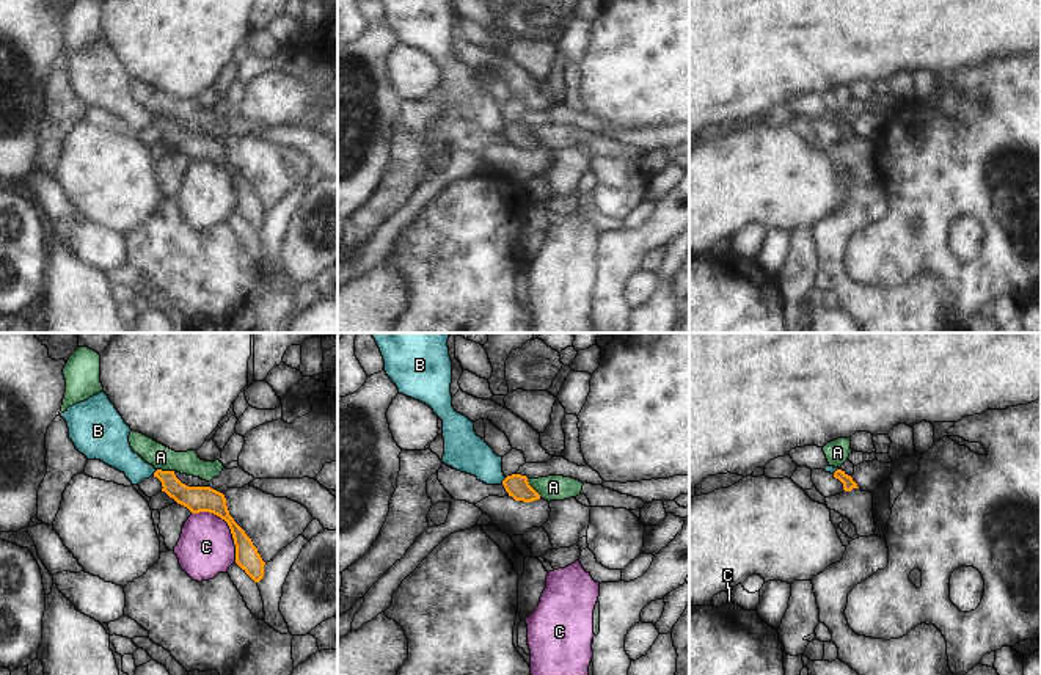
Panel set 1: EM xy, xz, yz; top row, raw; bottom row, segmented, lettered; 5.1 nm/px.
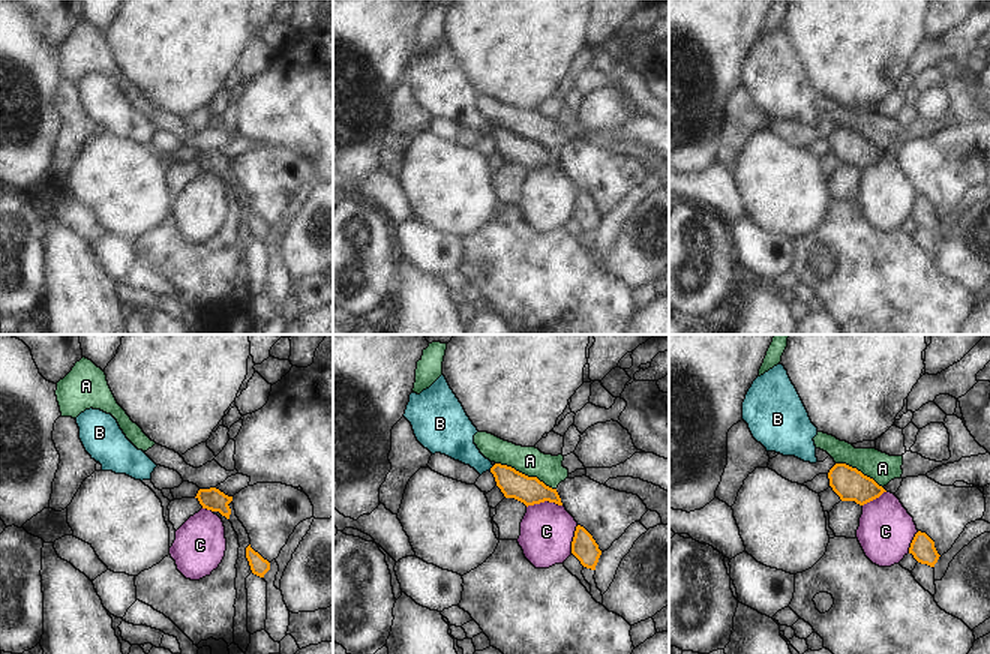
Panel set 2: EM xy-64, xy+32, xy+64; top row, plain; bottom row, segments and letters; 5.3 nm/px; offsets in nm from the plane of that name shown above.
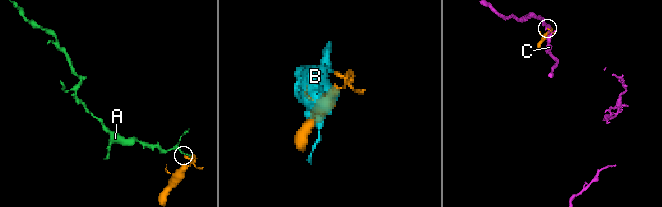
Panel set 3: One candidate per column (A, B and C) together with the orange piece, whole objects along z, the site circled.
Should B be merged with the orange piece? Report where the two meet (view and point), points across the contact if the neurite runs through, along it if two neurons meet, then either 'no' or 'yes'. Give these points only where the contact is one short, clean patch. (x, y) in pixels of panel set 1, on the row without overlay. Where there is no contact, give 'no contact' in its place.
contact xz (503, 129); border xz (506, 126), (501, 132); no

